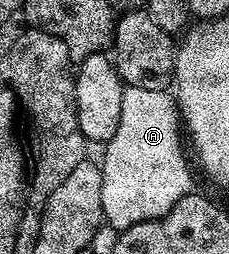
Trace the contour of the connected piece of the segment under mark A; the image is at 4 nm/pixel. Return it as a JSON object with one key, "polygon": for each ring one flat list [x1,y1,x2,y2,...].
{"polygon":[[127,86,121,96,121,124,117,124,117,136,113,136,113,140,106,143,107,150,101,157,101,169,104,174,104,187,102,189,102,200,104,200,103,216,106,225,112,226,115,232,127,230,133,224,141,224,148,222,154,218,163,218,173,208,173,204,177,204,177,200,181,200,185,195,192,193,191,186,191,170,187,167,187,158,183,155,183,146,179,143,179,130,181,134,181,115,177,109,177,103,167,90,150,90,149,88,137,88,136,86]]}

